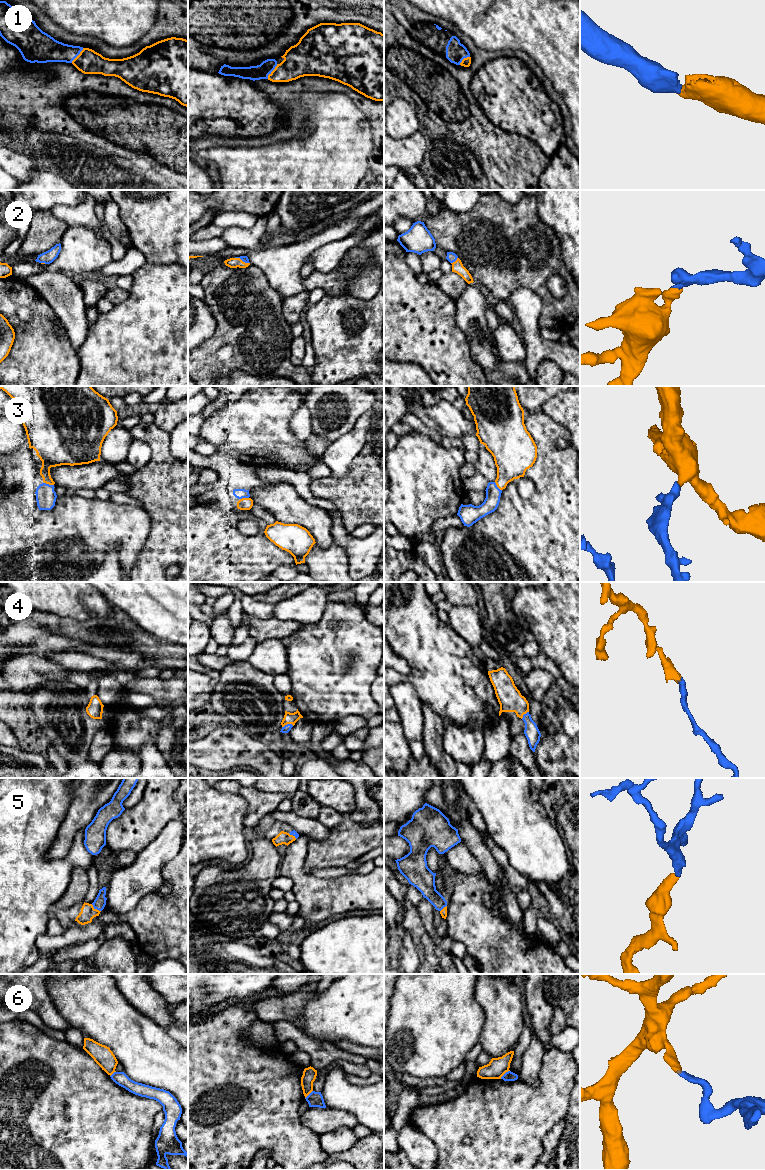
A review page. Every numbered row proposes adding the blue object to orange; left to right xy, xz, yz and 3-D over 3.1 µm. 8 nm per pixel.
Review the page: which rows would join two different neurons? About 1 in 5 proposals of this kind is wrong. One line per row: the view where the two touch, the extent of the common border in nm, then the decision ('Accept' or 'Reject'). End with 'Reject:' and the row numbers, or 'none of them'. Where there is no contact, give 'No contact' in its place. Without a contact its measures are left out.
1: Touches orange in xz. Shared border 150 nm. Accept
2: Touches orange in yz. Shared border 80 nm. Accept
3: Touches orange in xy. Shared border 80 nm. Accept
4: Touches orange in xz. Shared border 100 nm. Accept
5: Touches orange in xy. Shared border 100 nm. Accept
6: Touches orange in yz. Shared border 100 nm. Reject
Reject: 6

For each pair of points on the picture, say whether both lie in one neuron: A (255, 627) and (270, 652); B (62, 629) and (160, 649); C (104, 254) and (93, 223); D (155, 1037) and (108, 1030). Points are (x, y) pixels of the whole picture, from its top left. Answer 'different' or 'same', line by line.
A: different
B: same
C: different
D: same

